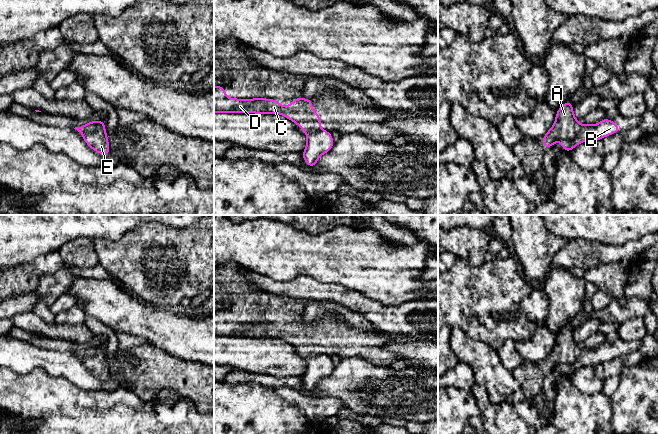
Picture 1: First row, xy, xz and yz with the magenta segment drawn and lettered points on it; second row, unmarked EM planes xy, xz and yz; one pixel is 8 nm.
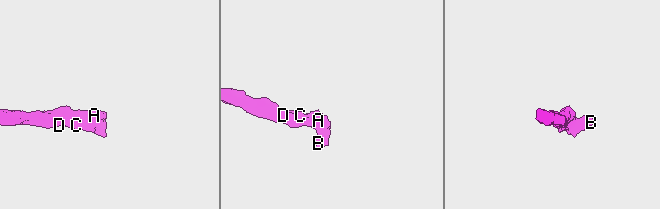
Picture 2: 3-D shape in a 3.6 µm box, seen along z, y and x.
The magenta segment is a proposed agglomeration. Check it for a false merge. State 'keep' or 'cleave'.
cleave

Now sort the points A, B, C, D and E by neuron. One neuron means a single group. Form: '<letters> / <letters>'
A C D / B E

